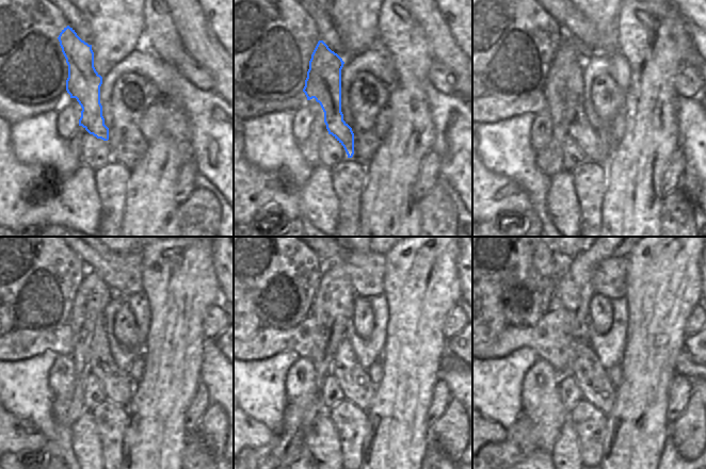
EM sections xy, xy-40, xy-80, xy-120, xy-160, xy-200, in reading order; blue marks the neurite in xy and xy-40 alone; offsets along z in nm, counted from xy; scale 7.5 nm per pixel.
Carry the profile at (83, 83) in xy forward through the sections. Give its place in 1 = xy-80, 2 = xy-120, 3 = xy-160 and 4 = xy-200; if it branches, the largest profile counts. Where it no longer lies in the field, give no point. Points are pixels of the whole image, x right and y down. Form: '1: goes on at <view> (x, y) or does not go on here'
1: goes on at xy-80 (594, 149)
2: goes on at xy-120 (117, 385)
3: goes on at xy-160 (355, 383)
4: goes on at xy-200 (592, 378)

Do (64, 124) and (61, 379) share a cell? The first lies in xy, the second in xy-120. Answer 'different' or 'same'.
same

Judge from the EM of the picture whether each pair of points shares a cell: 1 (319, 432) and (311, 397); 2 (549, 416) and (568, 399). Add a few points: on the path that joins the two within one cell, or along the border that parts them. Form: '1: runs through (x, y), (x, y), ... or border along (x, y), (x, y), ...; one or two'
1: border along (324, 411), (314, 423), (307, 439); two
2: border along (558, 378), (560, 399), (568, 409); two

